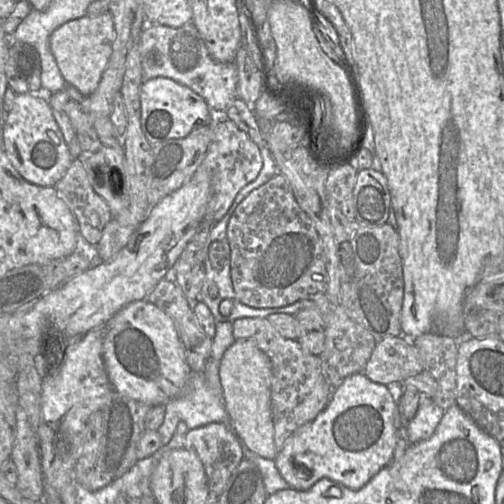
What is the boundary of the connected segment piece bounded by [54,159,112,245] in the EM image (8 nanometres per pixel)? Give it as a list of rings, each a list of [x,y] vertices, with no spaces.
[[[79,159],[72,160],[65,175],[54,188],[71,210],[78,233],[90,244],[97,245],[112,214],[107,202],[94,191]]]

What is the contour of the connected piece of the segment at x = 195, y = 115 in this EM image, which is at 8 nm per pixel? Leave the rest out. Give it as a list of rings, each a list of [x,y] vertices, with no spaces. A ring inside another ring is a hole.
[[[170,78],[146,79],[140,86],[140,124],[151,144],[184,138],[200,125],[212,123],[214,111],[207,102],[191,88]]]

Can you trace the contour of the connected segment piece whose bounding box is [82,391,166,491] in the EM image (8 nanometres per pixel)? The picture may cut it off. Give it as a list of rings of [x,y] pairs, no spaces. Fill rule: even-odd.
[[[114,391],[112,403],[97,411],[103,414],[100,452],[94,467],[82,483],[84,488],[98,491],[122,477],[139,460],[143,459],[138,456],[139,443],[147,431],[153,431],[147,427],[148,415],[152,409],[160,406],[165,408],[166,404],[146,404]]]

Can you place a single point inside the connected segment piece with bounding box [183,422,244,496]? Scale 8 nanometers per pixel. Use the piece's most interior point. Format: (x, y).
(220, 450)

